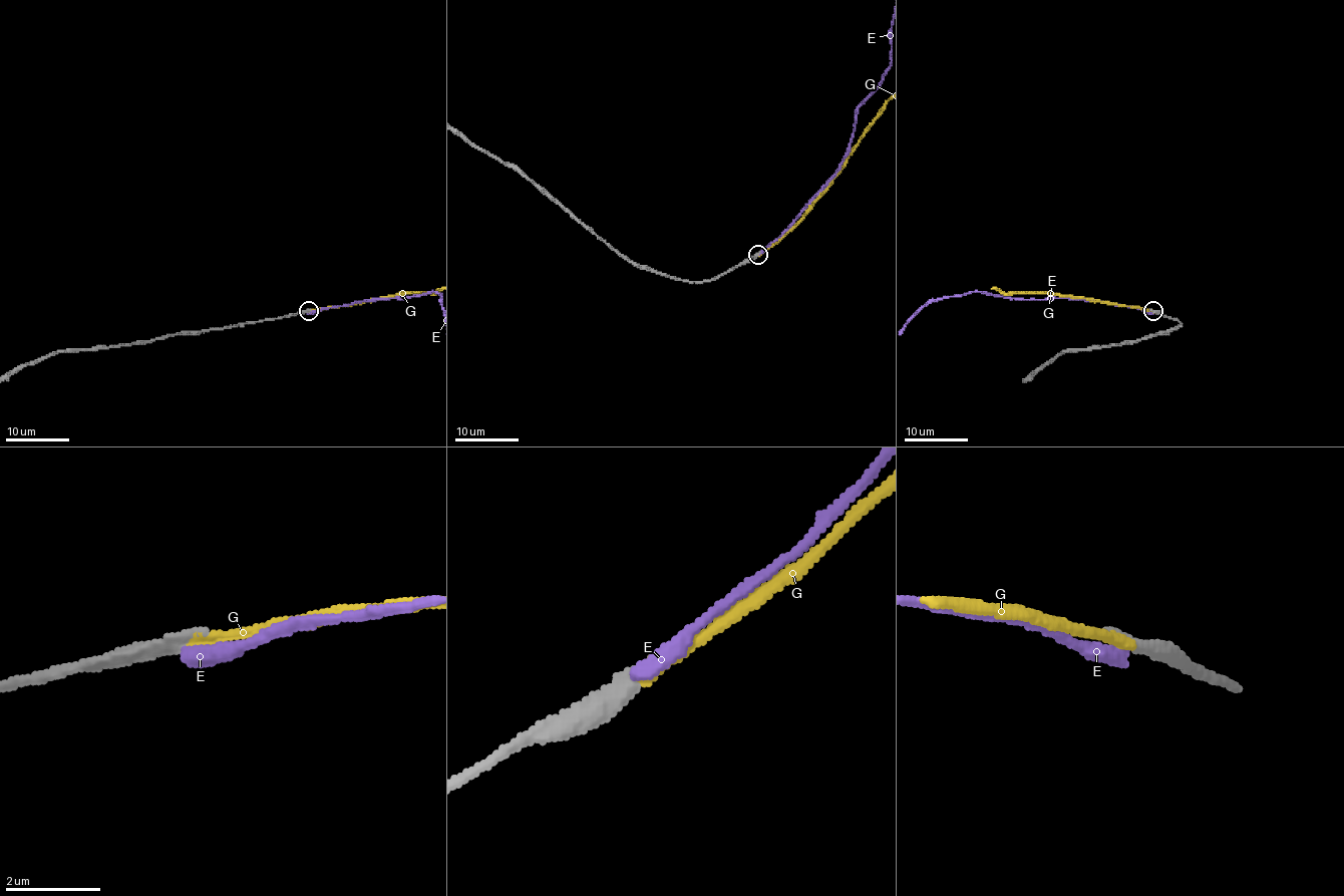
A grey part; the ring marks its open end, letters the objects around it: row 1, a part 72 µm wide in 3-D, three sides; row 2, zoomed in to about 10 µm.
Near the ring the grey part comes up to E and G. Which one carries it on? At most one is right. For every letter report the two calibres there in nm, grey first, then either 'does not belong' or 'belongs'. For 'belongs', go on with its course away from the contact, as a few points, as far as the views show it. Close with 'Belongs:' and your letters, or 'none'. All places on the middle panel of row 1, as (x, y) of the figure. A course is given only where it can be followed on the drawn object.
E: calibres 400 and 360 nm; does not belong
G: calibres 340 and 280 nm; belongs
Belongs: G

